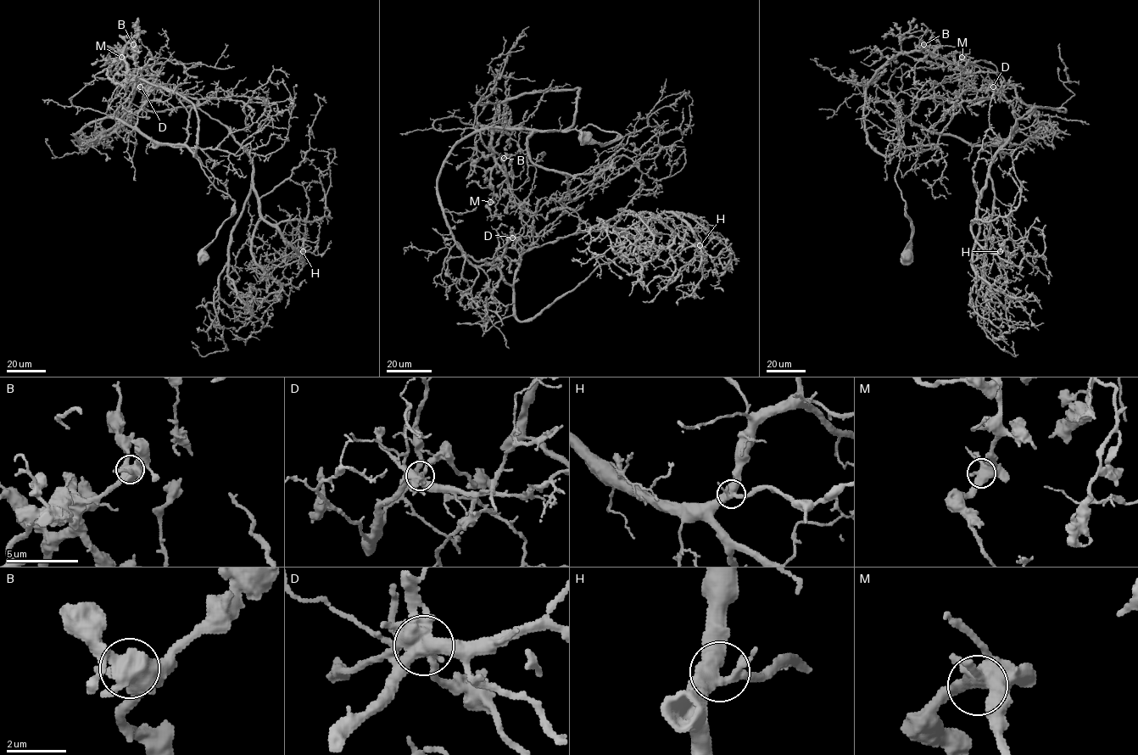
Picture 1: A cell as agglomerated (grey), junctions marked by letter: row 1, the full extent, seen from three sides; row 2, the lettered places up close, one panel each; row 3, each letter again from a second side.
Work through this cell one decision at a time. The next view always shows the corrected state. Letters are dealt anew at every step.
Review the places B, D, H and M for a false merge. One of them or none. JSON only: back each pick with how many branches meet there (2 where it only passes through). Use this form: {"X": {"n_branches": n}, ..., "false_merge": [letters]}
{"D": {"n_branches": 5}, "false_merge": ["D"]}

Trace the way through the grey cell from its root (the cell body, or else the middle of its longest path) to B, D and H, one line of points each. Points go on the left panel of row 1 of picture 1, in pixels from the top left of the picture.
B: (203, 256), (234, 201), (186, 147), (154, 142), (106, 114), (129, 73), (122, 52), (133, 44)
D: (203, 256), (234, 201), (186, 147), (154, 142), (112, 118), (138, 78), (158, 72), (140, 86)
H: (203, 256), (234, 201), (186, 147), (112, 118), (148, 72), (142, 108), (223, 124), (259, 215), (303, 251)

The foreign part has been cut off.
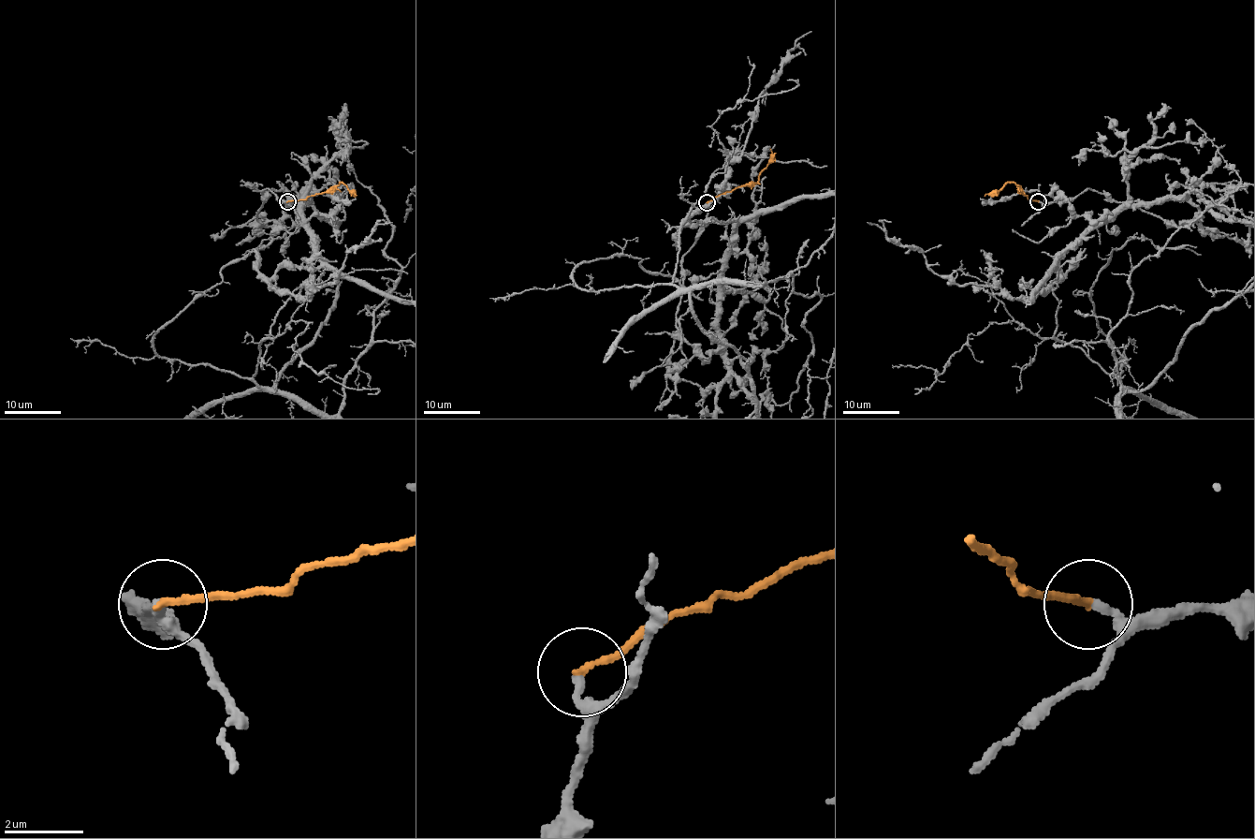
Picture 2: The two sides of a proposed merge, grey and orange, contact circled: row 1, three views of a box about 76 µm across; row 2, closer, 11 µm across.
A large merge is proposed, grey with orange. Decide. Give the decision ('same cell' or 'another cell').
another cell

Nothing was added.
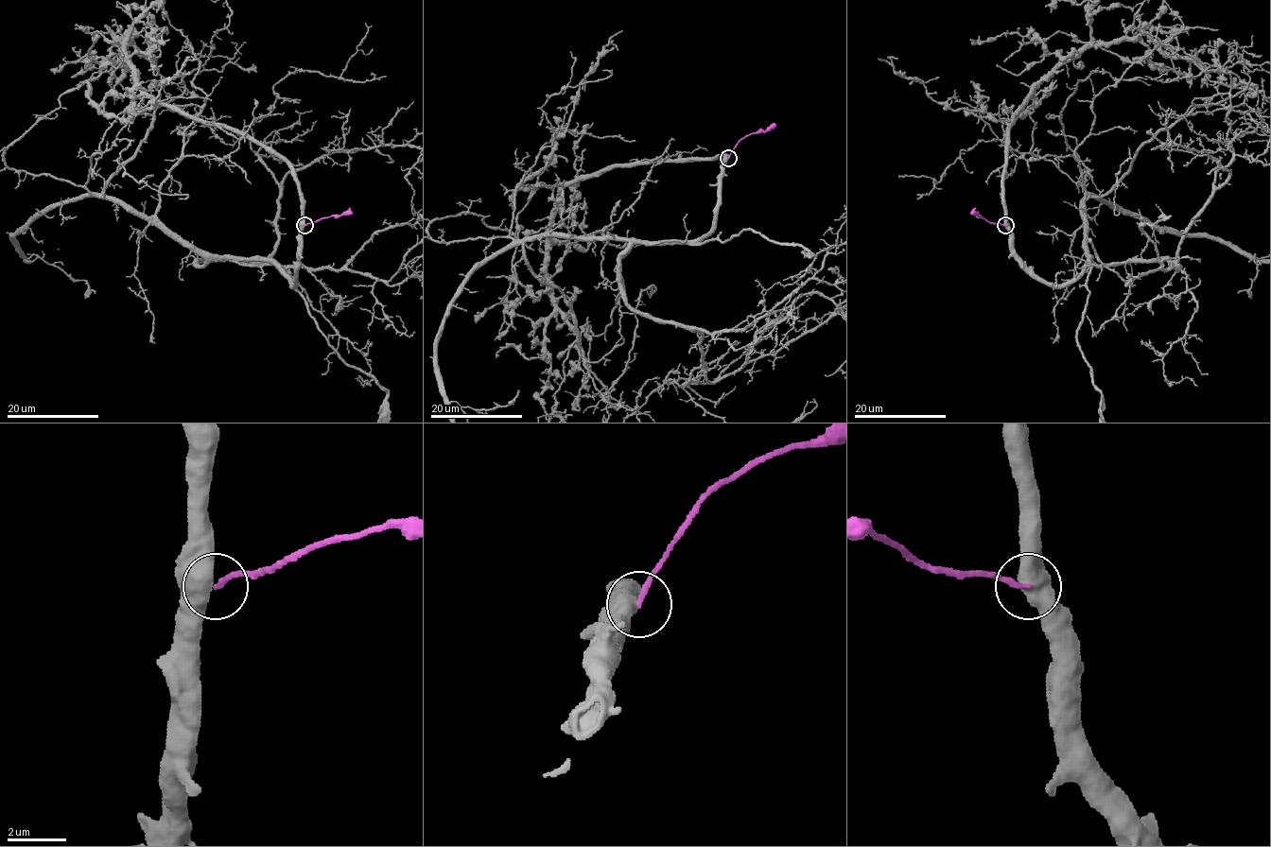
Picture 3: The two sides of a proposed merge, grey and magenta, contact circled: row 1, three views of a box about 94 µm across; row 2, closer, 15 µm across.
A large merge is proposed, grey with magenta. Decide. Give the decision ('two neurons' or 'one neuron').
two neurons

